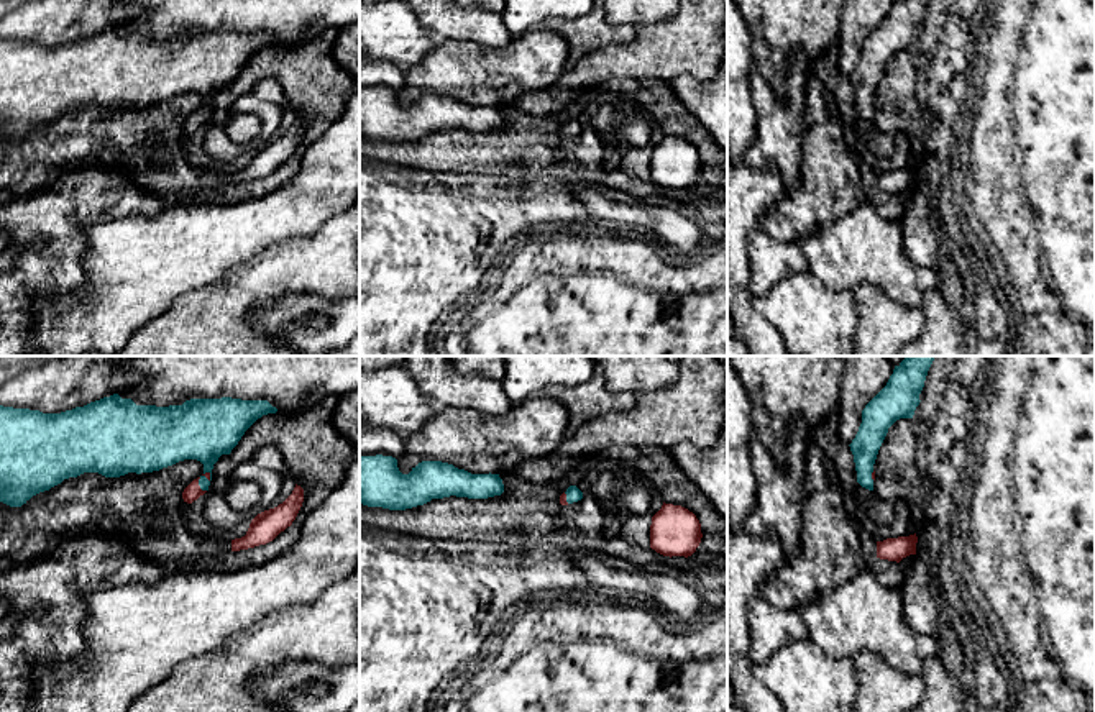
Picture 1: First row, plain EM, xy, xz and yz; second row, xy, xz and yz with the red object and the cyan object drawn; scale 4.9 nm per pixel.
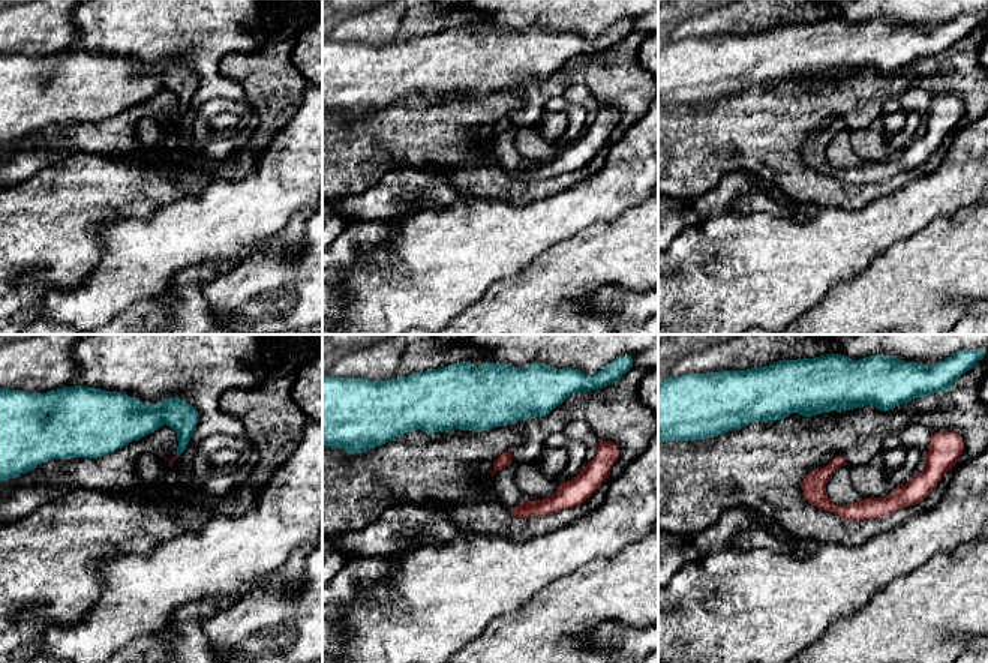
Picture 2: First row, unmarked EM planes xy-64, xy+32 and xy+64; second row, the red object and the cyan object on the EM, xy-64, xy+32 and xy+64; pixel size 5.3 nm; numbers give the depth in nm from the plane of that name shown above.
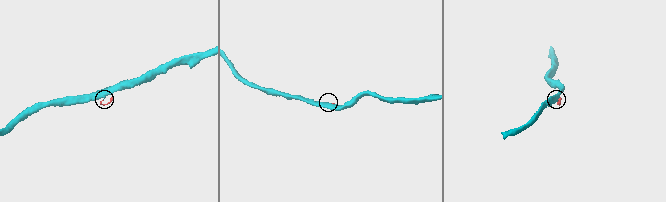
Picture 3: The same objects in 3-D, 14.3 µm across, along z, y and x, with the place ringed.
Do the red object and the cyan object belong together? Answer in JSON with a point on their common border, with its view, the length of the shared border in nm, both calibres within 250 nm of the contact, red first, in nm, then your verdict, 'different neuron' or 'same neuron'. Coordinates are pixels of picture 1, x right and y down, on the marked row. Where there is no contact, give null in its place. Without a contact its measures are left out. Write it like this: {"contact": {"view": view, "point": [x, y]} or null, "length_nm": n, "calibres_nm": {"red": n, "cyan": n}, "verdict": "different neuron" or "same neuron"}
{"contact": {"view": "xy", "point": [197, 481]}, "length_nm": 110, "calibres_nm": {"red": 30, "cyan": 300}, "verdict": "same neuron"}

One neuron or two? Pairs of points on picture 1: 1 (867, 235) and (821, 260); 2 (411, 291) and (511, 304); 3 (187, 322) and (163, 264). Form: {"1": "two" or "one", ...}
{"1": "one", "2": "two", "3": "two"}

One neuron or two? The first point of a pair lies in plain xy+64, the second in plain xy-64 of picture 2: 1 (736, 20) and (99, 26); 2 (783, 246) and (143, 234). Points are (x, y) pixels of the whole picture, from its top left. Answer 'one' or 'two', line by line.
1: two
2: one

